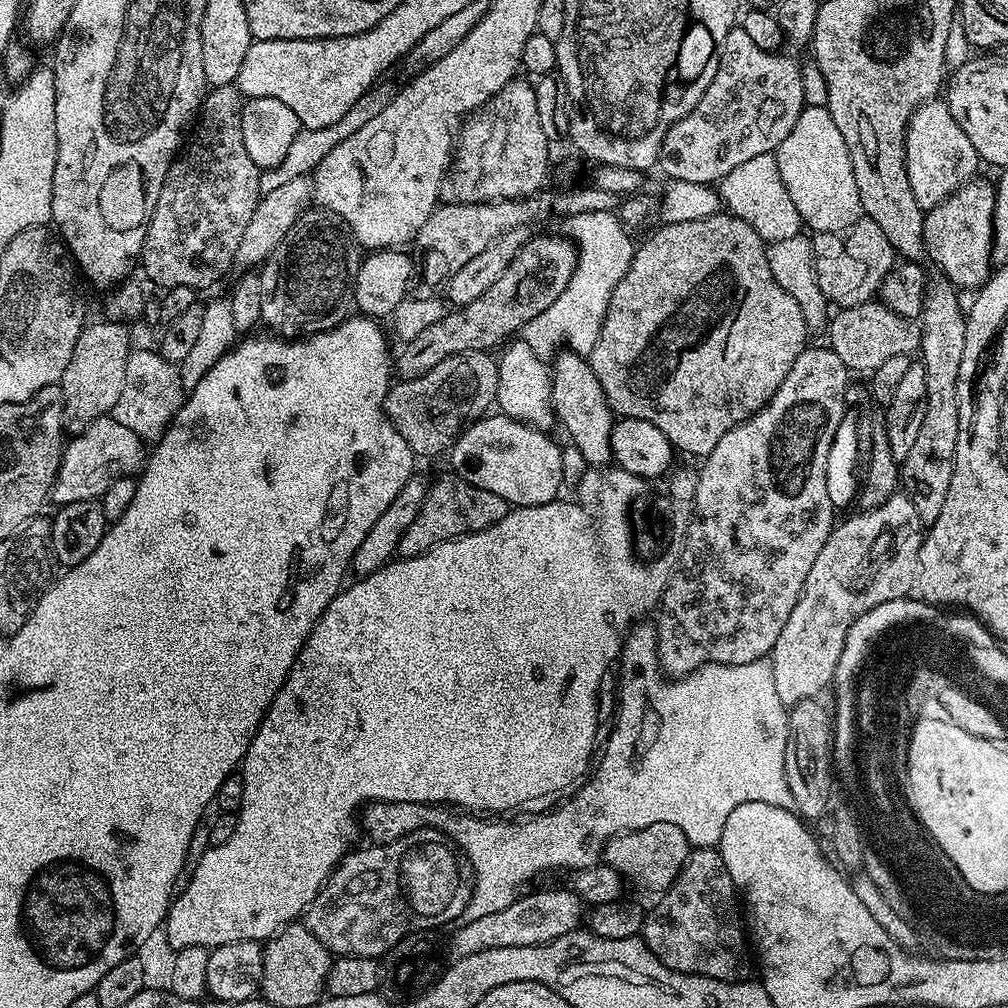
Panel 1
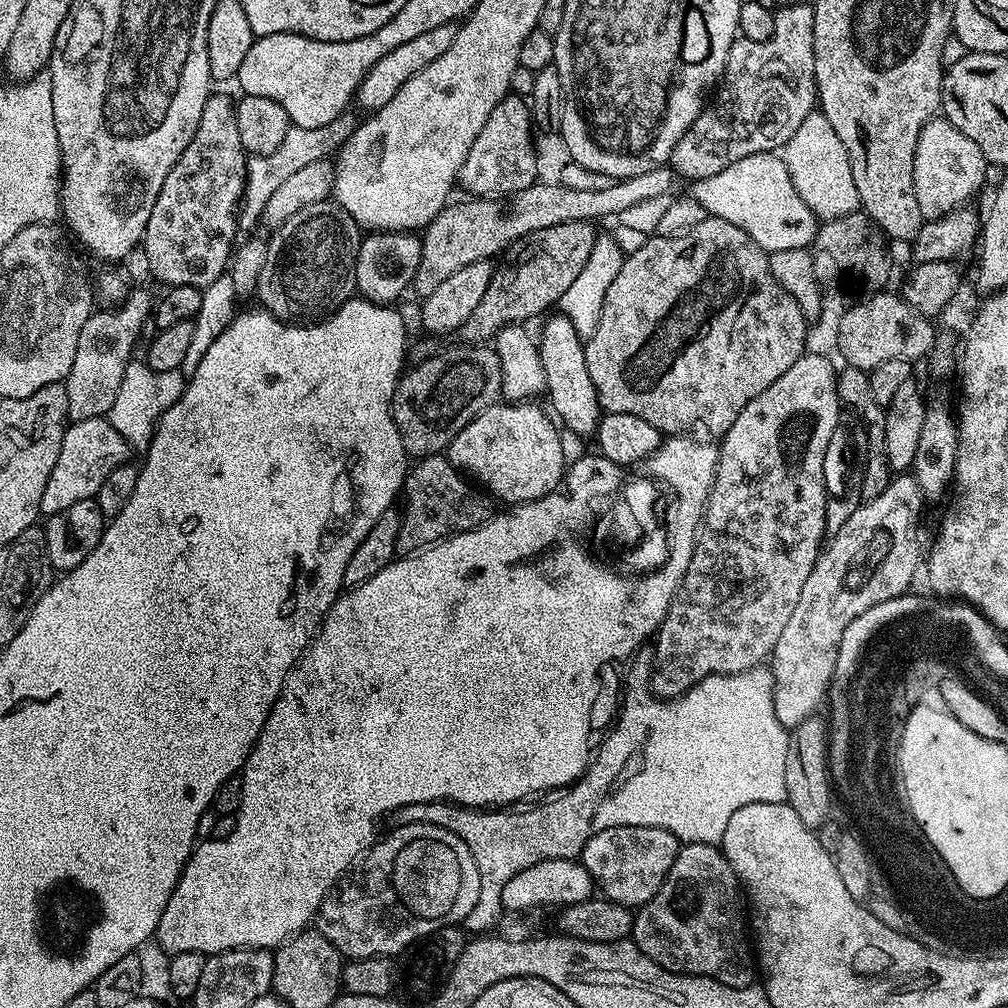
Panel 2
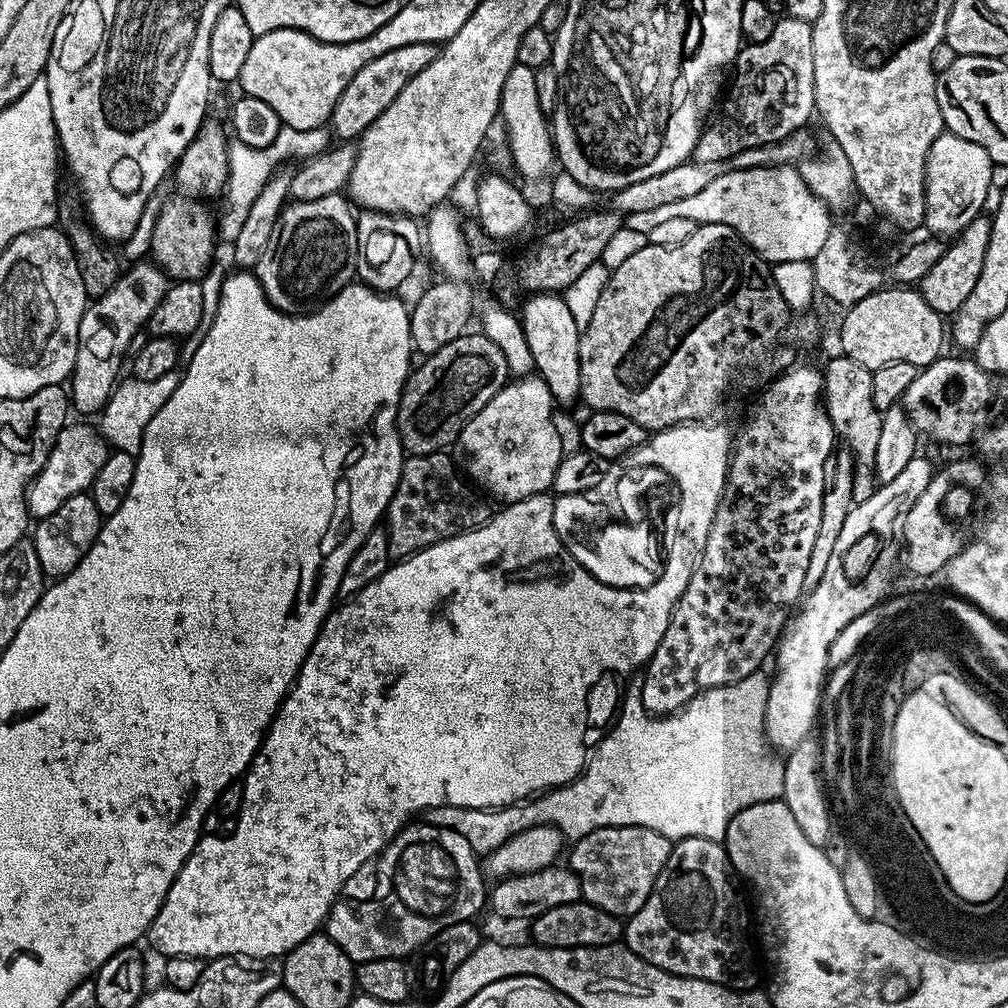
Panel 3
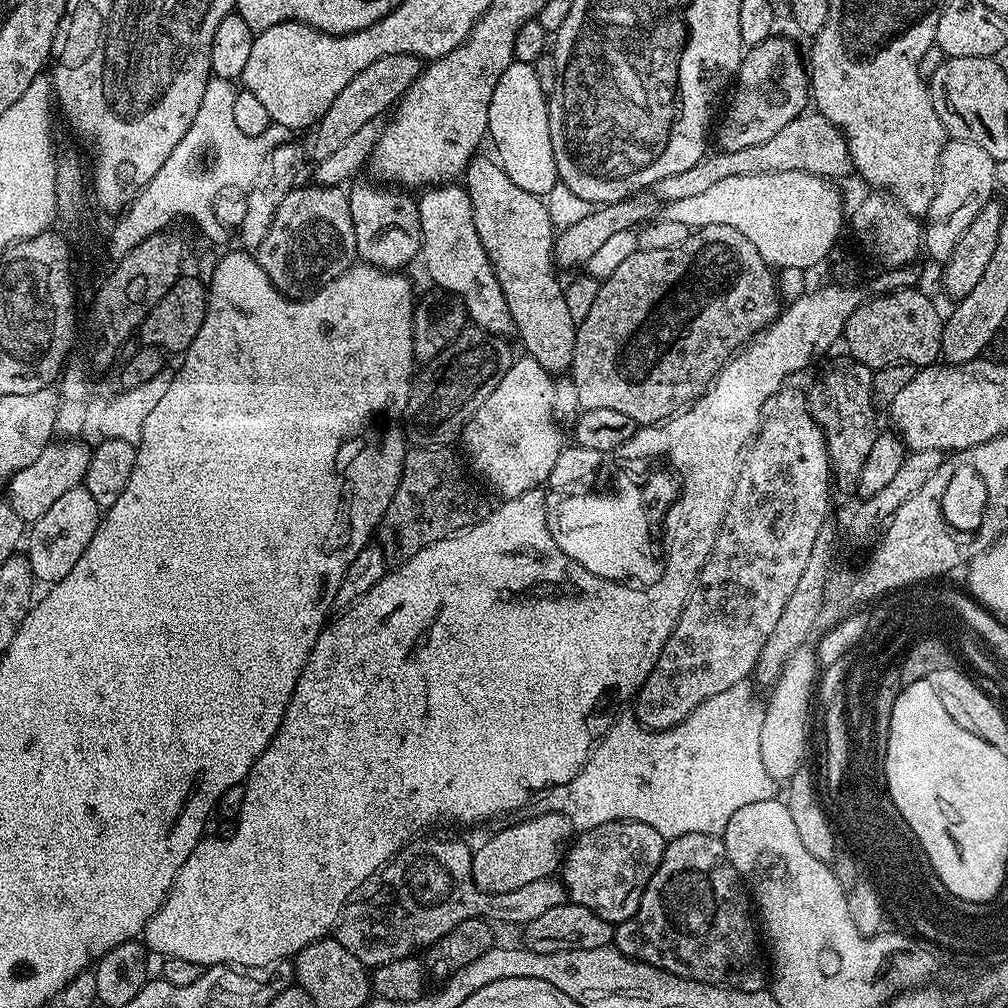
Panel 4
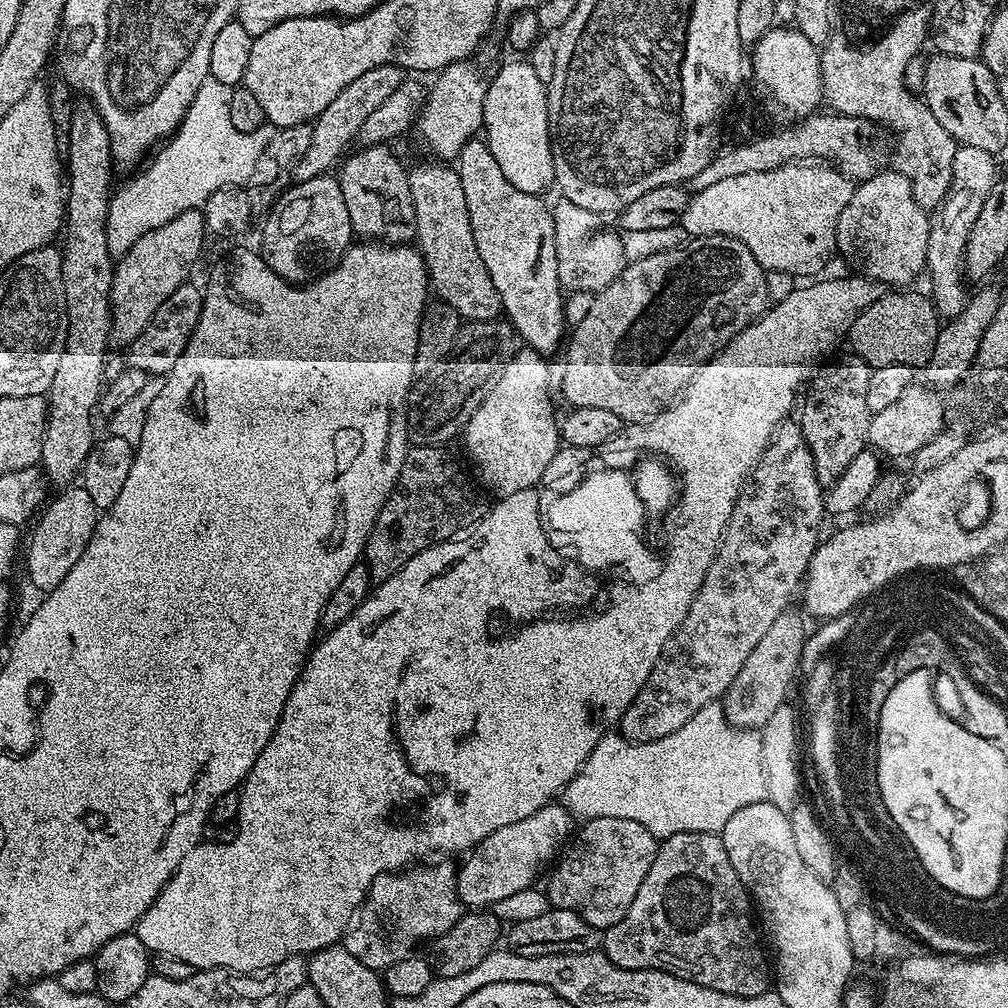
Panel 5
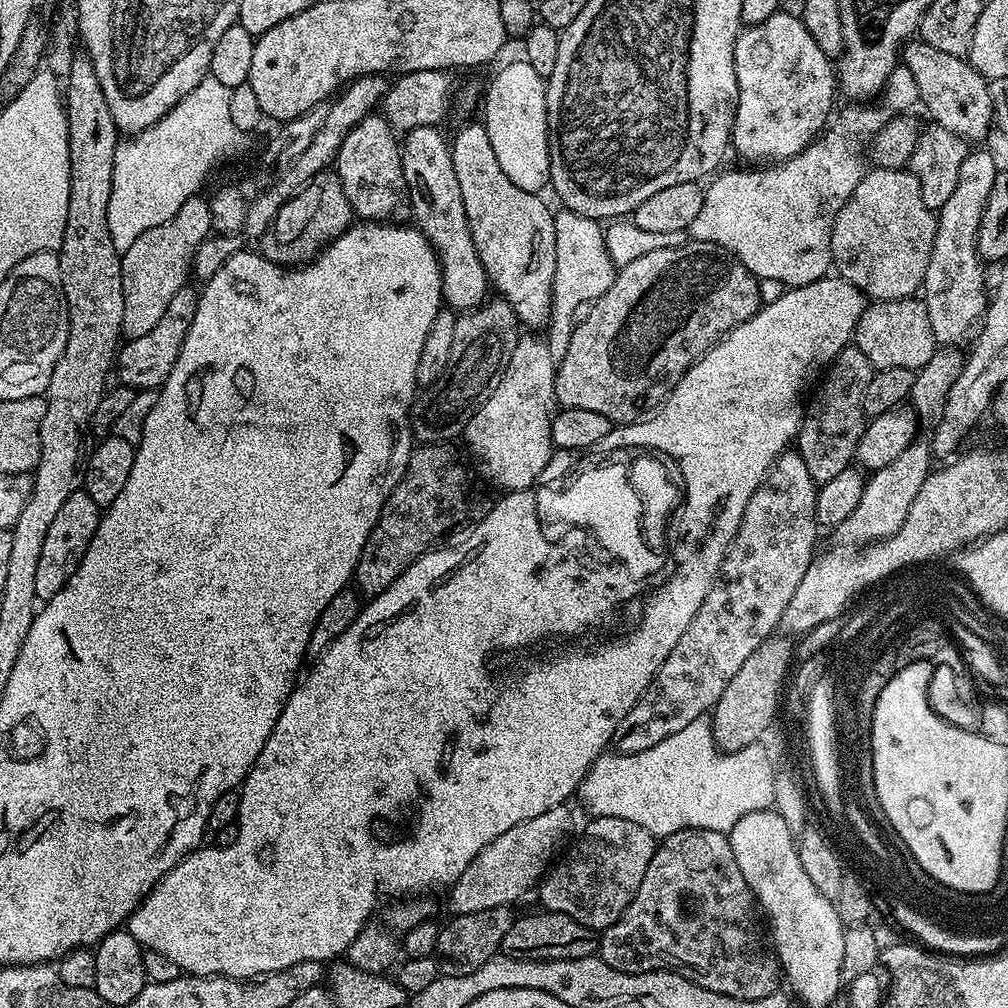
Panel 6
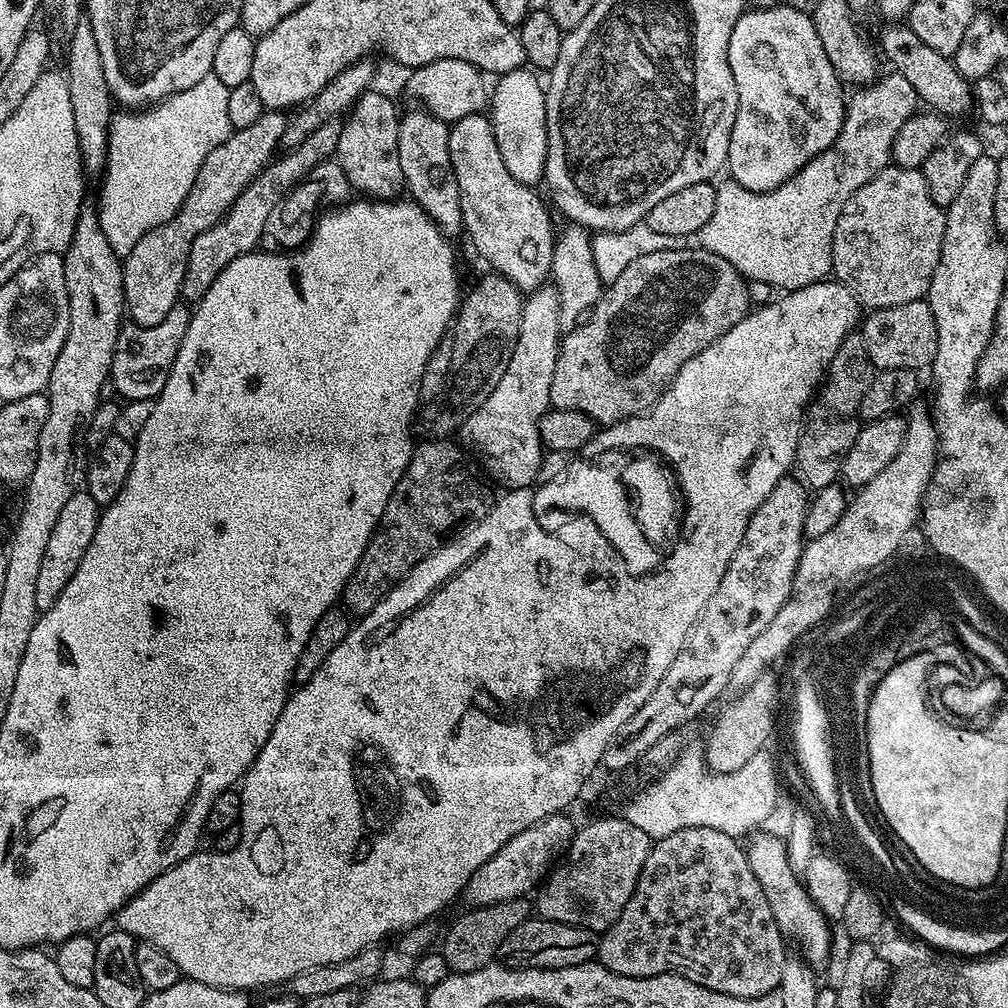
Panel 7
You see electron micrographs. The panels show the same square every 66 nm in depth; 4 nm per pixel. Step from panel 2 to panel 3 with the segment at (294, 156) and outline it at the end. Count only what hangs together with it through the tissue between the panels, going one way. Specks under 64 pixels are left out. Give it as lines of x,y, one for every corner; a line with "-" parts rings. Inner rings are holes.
280,127
278,138
268,148
251,148
239,142
233,143
228,150
228,175
231,187
240,188
240,205
236,212
228,212
224,217
219,217
218,224
221,229
228,231
229,237
236,237
238,230
242,230
242,222
246,222
246,214
250,206
254,206
254,198
262,194
262,186
271,178
277,168
287,165
288,160
303,162
311,160
313,156
328,151
334,137
327,127
315,128
314,130
294,130
293,128

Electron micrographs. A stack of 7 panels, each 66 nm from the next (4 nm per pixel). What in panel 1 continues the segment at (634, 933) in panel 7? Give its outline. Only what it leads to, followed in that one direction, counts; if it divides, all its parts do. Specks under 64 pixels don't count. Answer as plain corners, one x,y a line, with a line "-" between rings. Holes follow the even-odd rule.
715,847
689,851
688,861
663,892
664,897
657,902
656,909
653,912
651,909
644,918
642,939
649,953
675,972
718,980
743,981
749,975
748,967
754,964
754,960
750,955
749,937
748,940
744,937
746,920
745,917
744,920
740,917
742,904
738,899
738,889
730,878
730,870
726,870
726,862
722,862
719,851

